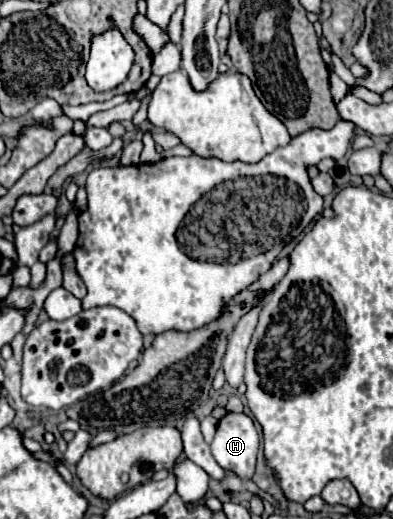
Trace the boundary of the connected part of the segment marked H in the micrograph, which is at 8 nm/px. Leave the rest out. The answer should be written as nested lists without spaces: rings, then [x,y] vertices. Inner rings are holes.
[[[227,414],[219,420],[211,454],[223,470],[235,472],[241,480],[249,480],[255,472],[257,450],[259,434],[249,416]]]

